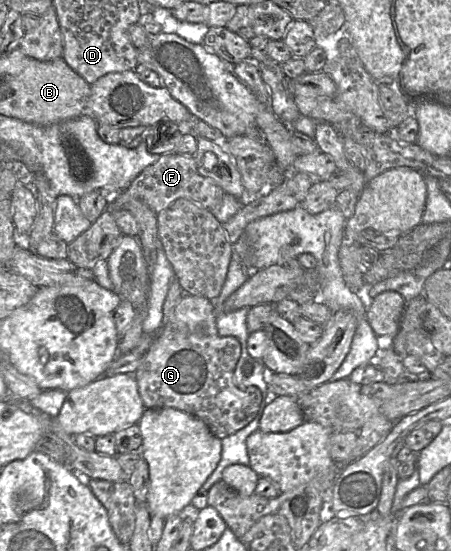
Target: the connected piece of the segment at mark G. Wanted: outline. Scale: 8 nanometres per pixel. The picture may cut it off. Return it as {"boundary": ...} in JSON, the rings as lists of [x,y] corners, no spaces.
{"boundary":[[[184,294],[133,375],[145,409],[171,407],[183,411],[202,420],[216,437],[223,439],[255,418],[262,394],[255,386],[240,390],[234,384],[241,344],[233,336],[220,336],[216,321],[212,300]]]}

